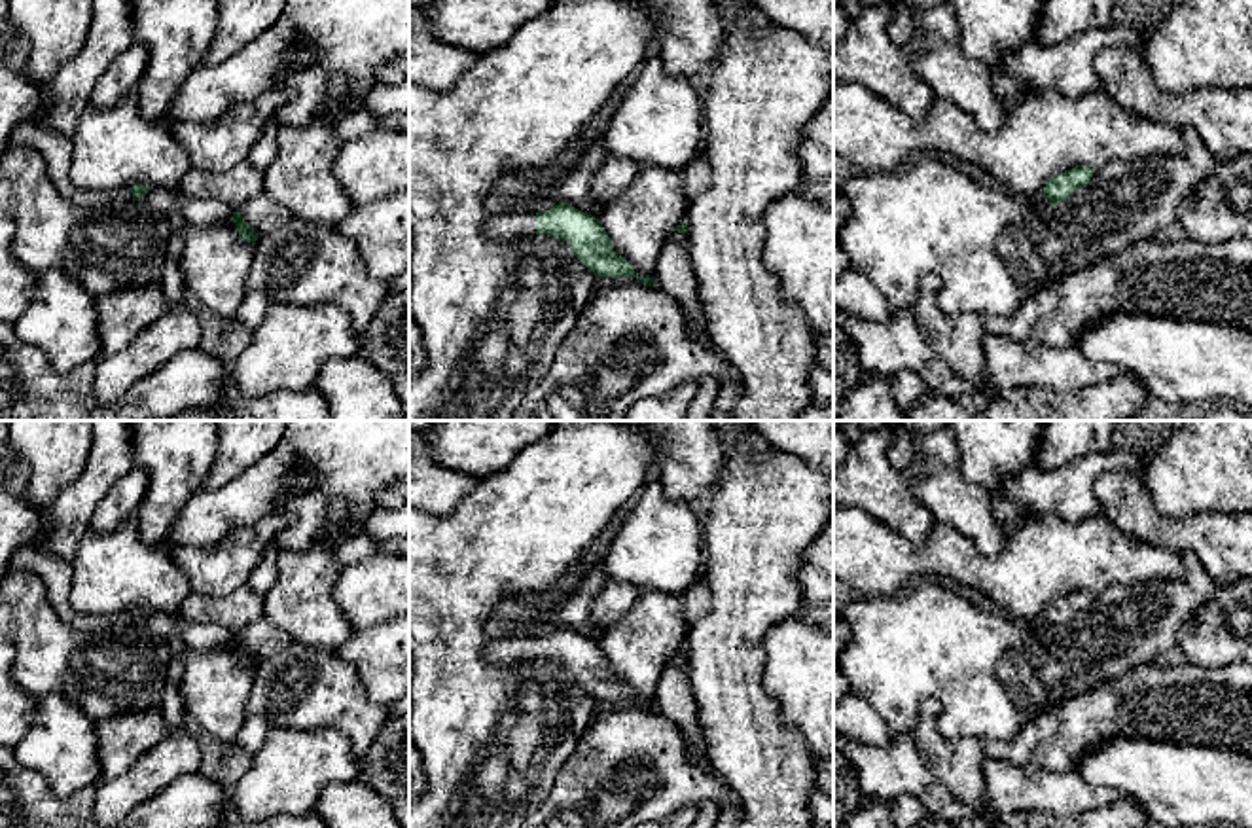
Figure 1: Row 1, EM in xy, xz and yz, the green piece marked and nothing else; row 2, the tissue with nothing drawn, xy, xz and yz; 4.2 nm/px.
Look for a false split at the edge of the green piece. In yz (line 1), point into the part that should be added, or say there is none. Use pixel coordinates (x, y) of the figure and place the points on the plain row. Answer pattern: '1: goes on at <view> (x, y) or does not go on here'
1: does not go on here

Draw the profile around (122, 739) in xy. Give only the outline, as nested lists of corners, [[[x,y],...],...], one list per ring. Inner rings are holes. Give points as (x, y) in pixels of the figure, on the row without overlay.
[[[161,709],[117,714],[95,722],[98,781],[114,781],[127,773],[148,750],[170,735]]]

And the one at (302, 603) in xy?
[[[324,538],[305,549],[280,549],[277,582],[263,597],[269,621],[294,642],[328,652],[337,652],[354,633],[333,597],[345,570],[335,548],[333,540]]]

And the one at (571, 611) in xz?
[[[600,561],[580,578],[578,587],[568,597],[555,597],[534,606],[536,620],[559,627],[591,625],[599,627],[591,616],[591,604],[600,589],[610,582],[604,563]]]

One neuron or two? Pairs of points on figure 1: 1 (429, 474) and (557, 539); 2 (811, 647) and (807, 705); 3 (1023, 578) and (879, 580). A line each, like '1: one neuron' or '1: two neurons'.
1: two neurons
2: one neuron
3: one neuron

